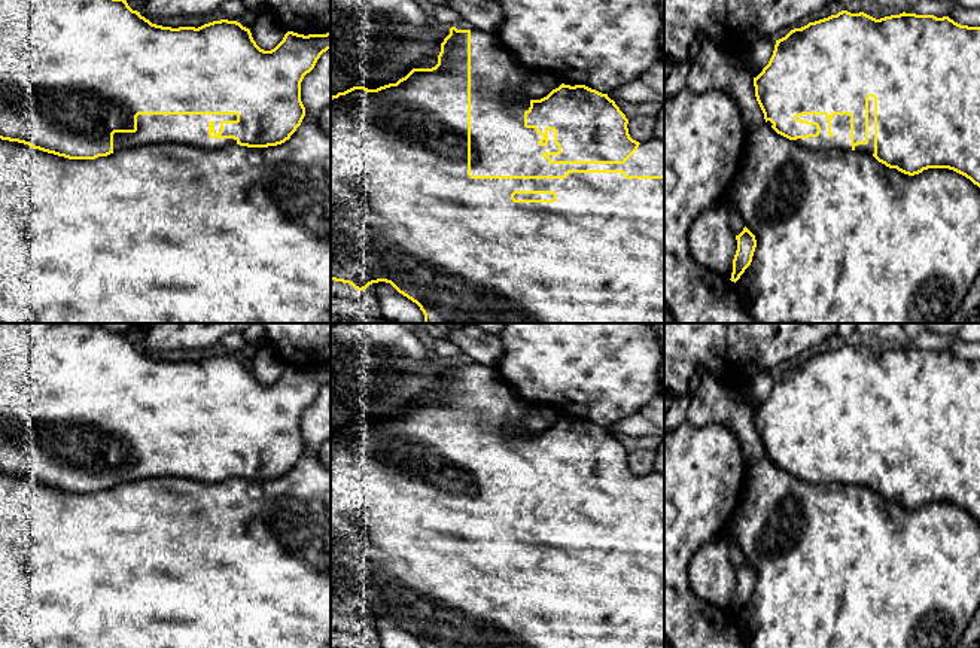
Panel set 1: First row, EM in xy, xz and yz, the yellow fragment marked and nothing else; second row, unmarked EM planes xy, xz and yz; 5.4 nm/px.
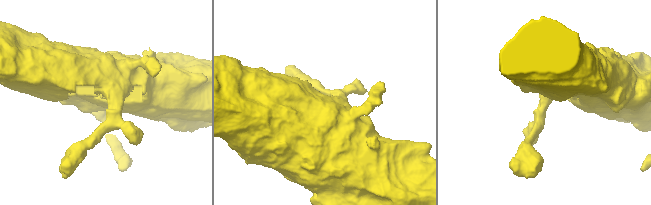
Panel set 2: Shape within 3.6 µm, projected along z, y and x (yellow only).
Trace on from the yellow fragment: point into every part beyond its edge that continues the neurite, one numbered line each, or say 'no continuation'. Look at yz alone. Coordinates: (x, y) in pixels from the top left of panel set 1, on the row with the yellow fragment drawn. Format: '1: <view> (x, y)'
1: yz (840, 125)

